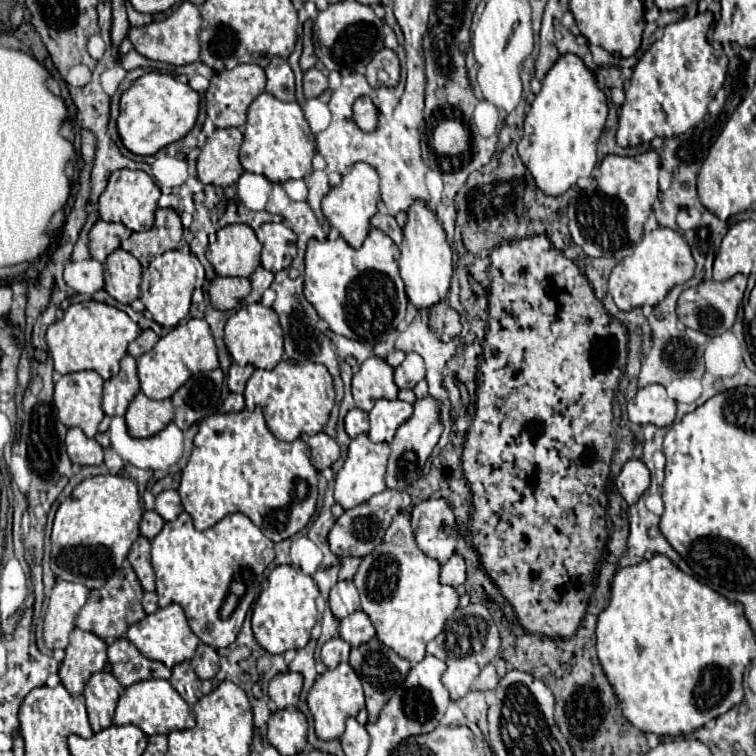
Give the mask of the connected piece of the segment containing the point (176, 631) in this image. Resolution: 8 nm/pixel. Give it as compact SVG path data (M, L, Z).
M170 604L166 608L158 608L158 612L148 614L138 624L130 626L126 636L146 658L164 662L168 668L190 660L194 656L198 644L200 644L200 638L190 630L188 620L184 616L184 610L180 604Z

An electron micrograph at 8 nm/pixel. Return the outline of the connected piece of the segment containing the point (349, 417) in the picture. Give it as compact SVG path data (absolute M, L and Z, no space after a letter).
M352 408L346 414L344 426L346 426L346 432L348 432L350 438L360 436L360 434L368 434L368 414L362 412L362 410L358 410L358 408Z

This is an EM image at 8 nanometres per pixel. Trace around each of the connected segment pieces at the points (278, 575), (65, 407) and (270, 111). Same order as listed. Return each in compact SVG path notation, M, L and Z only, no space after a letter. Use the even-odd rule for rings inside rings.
M276 566L270 572L268 584L260 592L252 610L252 632L258 644L262 644L262 648L266 648L266 652L270 654L284 654L292 648L304 648L310 640L312 628L318 622L318 594L318 586L310 576L298 572L298 568L292 566Z
M92 370L62 376L54 386L54 406L60 422L68 428L78 426L94 438L104 418L102 384L104 380Z
M262 92L250 104L248 122L244 128L244 144L240 148L240 162L244 170L262 174L270 182L306 178L312 172L314 152L316 140L298 102L282 102L268 92Z

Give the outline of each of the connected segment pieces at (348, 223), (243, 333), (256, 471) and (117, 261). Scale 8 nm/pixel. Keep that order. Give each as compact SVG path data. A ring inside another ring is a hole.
M358 162L352 166L352 170L348 174L342 176L342 182L332 188L328 192L328 196L322 200L322 212L326 216L326 220L330 222L330 226L334 226L340 236L352 246L352 248L360 248L364 238L368 236L370 230L370 218L378 212L378 174L374 172L374 168L370 168L370 164Z
M246 304L238 312L234 312L224 328L224 342L238 366L252 364L254 368L266 368L272 370L280 360L284 352L284 340L282 340L282 328L278 324L278 314L272 308L256 304Z
M242 410L238 414L214 414L200 422L198 434L194 436L192 456L182 472L178 488L184 510L194 518L196 530L212 528L224 516L242 512L246 514L266 538L272 542L286 540L300 532L316 510L318 500L318 470L310 464L308 444L302 440L282 442L266 426L262 410Z
M114 250L105 262L105 291L120 304L132 304L140 296L140 262L126 250Z

